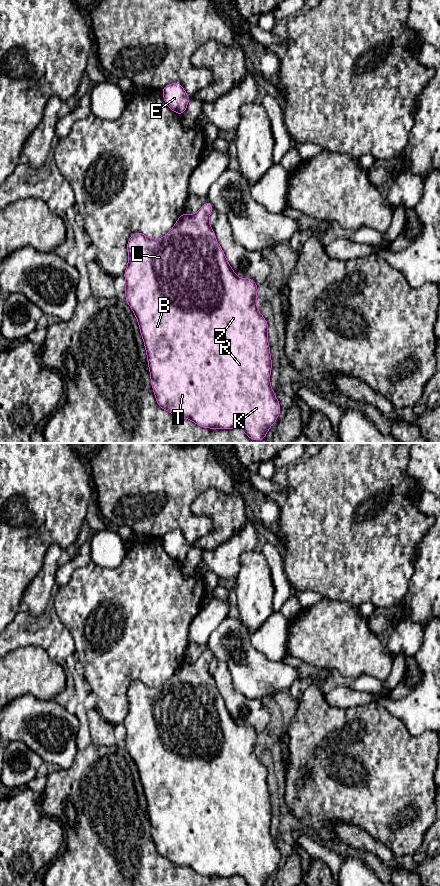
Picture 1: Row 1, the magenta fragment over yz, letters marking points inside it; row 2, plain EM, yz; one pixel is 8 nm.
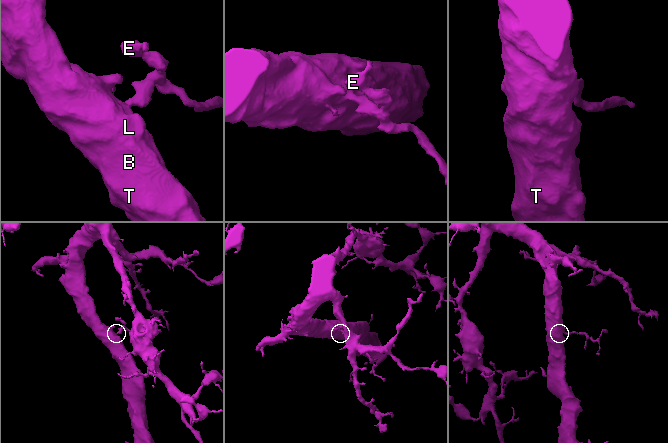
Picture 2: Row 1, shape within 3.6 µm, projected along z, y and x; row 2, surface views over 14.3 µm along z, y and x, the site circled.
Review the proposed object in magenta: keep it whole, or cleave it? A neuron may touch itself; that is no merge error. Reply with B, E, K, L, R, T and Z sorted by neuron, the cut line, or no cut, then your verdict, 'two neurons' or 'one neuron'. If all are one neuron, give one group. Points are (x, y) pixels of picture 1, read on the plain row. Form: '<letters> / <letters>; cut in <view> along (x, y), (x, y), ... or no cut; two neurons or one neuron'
B E K L R T Z; no cut; one neuron

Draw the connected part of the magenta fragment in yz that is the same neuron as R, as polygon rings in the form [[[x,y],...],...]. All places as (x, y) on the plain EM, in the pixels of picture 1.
[[[207,649],[194,663],[183,660],[170,680],[161,687],[152,687],[140,680],[135,680],[130,684],[127,691],[128,713],[123,723],[126,728],[125,747],[138,769],[146,797],[151,833],[160,856],[175,865],[190,867],[200,875],[210,877],[239,875],[249,886],[265,886],[281,859],[280,851],[270,833],[272,807],[267,784],[268,770],[256,754],[258,733],[252,727],[239,726],[235,722],[216,688],[214,677],[209,673],[209,665],[213,656],[213,653]]]

